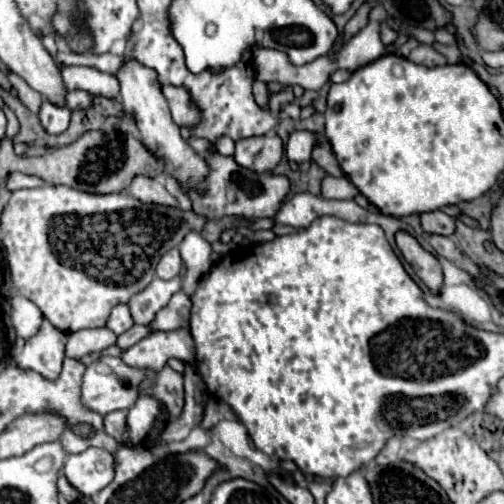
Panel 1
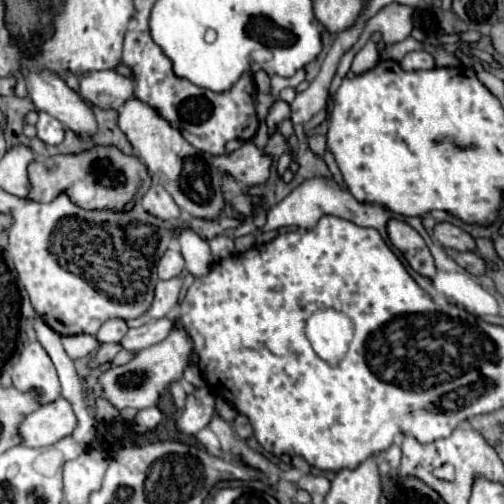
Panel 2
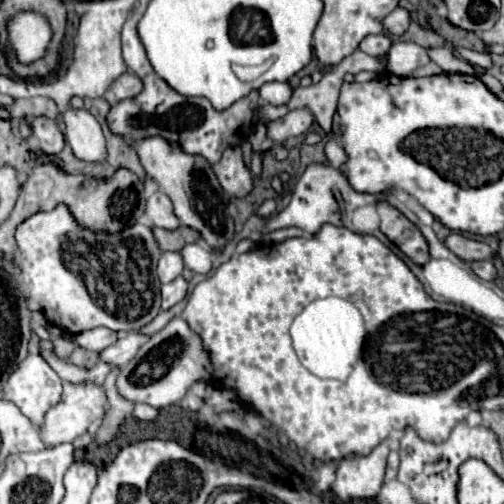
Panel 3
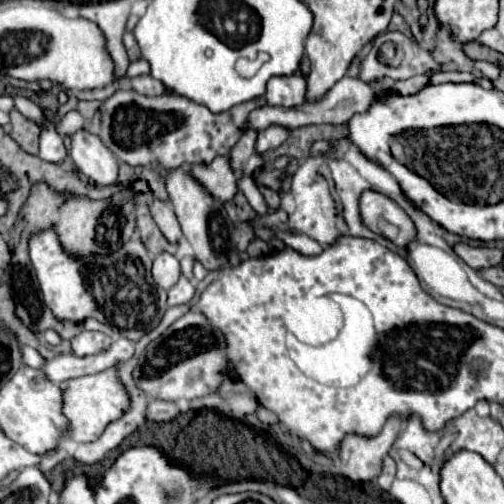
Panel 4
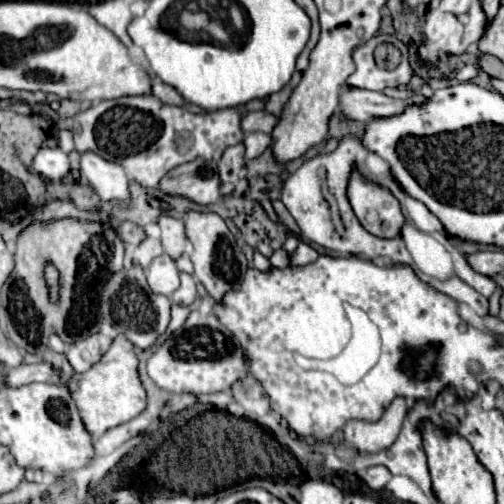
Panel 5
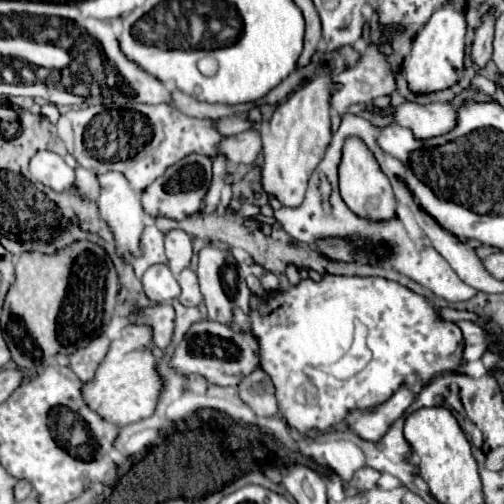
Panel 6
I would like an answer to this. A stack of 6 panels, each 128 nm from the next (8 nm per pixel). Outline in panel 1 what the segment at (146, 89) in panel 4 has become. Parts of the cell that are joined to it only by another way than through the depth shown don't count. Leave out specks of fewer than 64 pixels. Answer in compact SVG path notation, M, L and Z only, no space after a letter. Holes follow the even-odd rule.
M66 66L62 70L64 84L68 90L84 90L92 96L102 96L106 100L114 100L120 94L120 82L114 74L100 72L90 66Z

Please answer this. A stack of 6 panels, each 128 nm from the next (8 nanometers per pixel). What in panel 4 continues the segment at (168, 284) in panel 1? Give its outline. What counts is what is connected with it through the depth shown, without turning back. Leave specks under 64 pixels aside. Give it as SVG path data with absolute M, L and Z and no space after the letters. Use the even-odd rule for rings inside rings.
M180 276L178 284L168 290L168 306L188 304L192 298L194 298L194 286L186 276Z

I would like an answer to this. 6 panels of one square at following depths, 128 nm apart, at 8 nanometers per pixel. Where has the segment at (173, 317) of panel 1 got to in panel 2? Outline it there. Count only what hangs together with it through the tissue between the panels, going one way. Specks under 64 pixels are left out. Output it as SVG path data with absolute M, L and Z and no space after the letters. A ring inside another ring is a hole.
M160 318L156 322L144 324L140 328L130 328L120 344L128 352L140 352L140 350L164 340L168 336L168 332L172 330L172 326L174 326L174 322L170 322L168 318Z

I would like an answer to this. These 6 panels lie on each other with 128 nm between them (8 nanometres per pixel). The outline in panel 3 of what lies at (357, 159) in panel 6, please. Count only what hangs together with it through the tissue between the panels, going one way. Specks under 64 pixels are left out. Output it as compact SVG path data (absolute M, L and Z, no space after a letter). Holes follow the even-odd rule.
M380 200L376 210L380 214L380 230L388 236L388 240L394 242L412 262L424 264L428 260L428 244L422 232L386 200Z

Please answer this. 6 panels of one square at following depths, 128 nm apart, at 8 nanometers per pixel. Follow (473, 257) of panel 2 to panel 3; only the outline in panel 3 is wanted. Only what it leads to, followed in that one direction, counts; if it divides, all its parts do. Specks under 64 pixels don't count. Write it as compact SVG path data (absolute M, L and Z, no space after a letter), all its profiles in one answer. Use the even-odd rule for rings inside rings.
M492 260L470 262L470 268L472 268L482 280L494 280L494 278L496 278L496 266L494 266Z

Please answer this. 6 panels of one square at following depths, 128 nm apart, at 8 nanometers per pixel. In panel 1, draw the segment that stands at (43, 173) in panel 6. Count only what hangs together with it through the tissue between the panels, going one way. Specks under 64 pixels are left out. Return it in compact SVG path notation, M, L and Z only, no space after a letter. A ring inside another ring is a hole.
M44 102L42 108L40 108L40 124L42 128L48 132L48 134L62 134L68 130L68 122L70 122L70 108L56 108L54 104L48 104Z

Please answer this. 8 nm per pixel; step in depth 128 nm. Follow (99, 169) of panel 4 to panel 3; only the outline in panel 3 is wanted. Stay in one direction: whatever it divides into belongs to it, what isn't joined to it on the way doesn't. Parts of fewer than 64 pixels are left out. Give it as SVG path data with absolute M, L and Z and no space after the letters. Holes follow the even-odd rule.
M88 110L64 112L66 122L66 142L72 146L72 152L82 162L106 162L106 140L98 120Z

